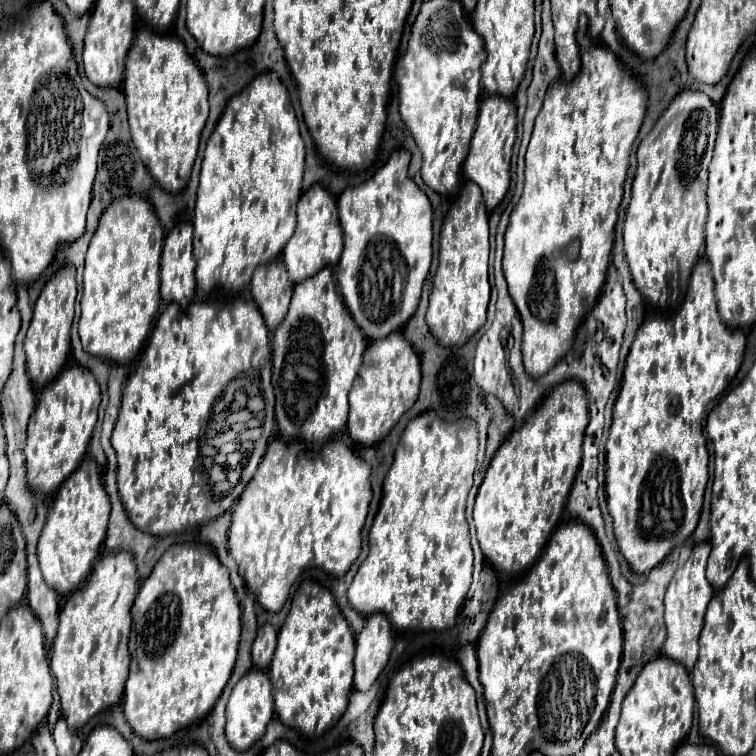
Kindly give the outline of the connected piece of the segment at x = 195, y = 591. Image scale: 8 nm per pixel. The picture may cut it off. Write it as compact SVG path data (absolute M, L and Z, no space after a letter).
M177 543L173 547L169 547L159 563L153 567L151 575L143 581L137 597L135 597L135 605L133 605L133 629L131 629L131 641L129 641L129 651L131 651L131 669L129 669L129 677L125 681L125 697L123 697L123 713L129 721L129 725L133 727L133 731L143 737L143 739L161 739L161 737L171 737L177 729L183 729L187 725L191 725L197 719L203 719L215 705L217 697L221 695L225 683L231 677L235 659L237 659L237 645L239 645L239 633L241 633L241 605L237 601L237 595L233 591L231 579L229 579L229 571L227 567L223 567L215 555L215 551L211 551L211 547L207 543Z

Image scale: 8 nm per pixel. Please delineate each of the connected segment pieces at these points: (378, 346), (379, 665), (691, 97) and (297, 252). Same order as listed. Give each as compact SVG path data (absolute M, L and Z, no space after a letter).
M393 331L385 339L371 341L363 353L363 365L359 369L359 375L353 383L353 389L349 393L349 419L347 419L347 431L353 441L363 443L363 445L373 445L379 443L389 435L389 431L397 425L401 415L413 407L419 395L419 381L421 381L421 367L419 367L419 357L413 351L411 343L403 337L401 331Z
M377 613L367 617L367 627L355 637L355 689L367 691L389 661L393 649L393 631L387 615Z
M681 91L637 149L637 173L625 217L625 257L635 287L661 311L679 307L689 273L705 241L707 167L713 155L719 109L701 91Z
M315 183L301 195L297 203L297 227L293 237L283 249L283 263L289 271L291 283L299 283L327 265L337 265L341 251L343 251L343 231L339 227L335 197L323 185Z

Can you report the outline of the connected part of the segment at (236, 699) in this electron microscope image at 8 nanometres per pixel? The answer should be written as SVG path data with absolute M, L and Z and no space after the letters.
M251 669L243 679L235 685L229 701L227 701L227 727L225 735L237 751L249 749L255 741L259 741L265 733L267 723L273 719L273 699L271 699L271 679L265 669Z

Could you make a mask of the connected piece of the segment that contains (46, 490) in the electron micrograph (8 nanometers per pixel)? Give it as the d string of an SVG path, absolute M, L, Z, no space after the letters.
M69 365L59 373L55 383L43 387L35 413L29 419L27 441L23 449L31 491L51 495L79 467L81 459L87 455L87 445L97 423L99 403L99 385L93 373L81 365Z

